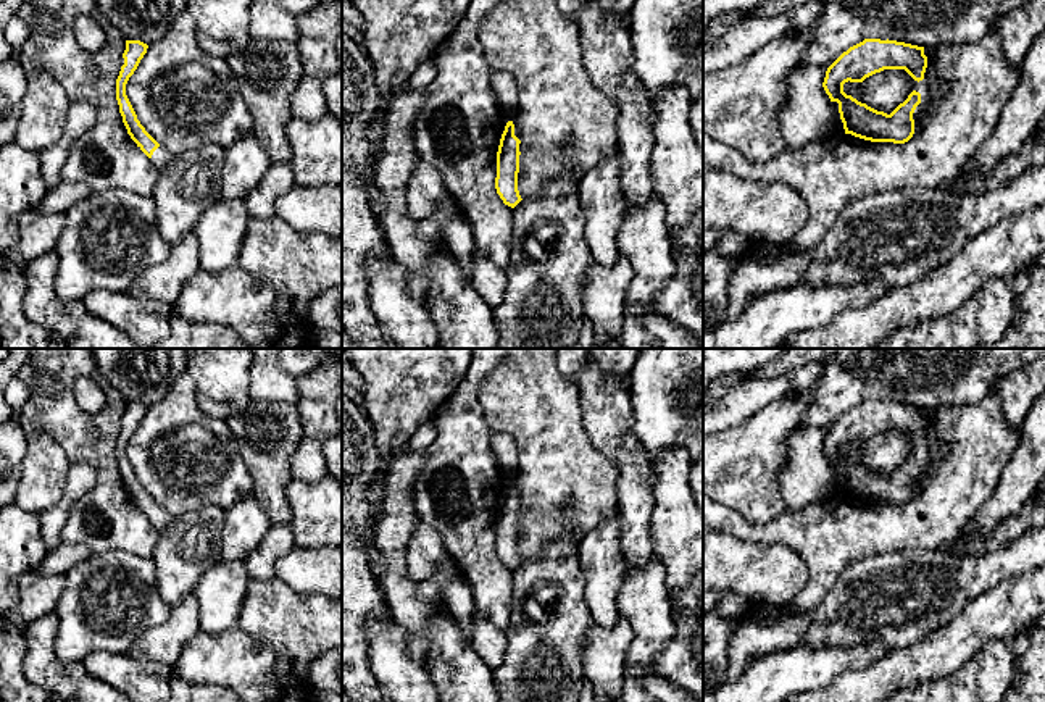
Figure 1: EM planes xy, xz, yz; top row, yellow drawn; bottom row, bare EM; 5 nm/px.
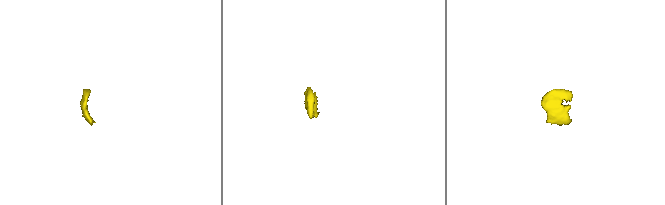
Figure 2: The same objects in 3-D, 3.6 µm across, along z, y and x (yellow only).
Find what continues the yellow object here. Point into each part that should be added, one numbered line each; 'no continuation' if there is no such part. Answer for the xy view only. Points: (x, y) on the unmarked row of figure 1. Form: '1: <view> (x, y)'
1: xy (162, 518)

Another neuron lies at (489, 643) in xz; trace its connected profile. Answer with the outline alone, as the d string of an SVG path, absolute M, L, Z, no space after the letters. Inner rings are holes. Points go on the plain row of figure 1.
M476 607L471 629L471 649L490 670L500 666L508 644L505 633L490 625Z

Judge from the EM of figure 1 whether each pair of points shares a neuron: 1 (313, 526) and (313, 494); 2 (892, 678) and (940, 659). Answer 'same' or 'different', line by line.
1: same
2: same

